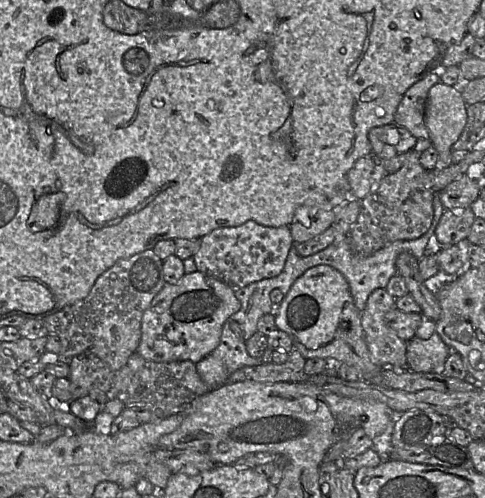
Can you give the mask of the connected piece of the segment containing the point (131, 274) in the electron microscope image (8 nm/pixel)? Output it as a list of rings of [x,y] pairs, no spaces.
[[[153,249],[118,260],[96,279],[85,298],[39,318],[48,333],[55,333],[60,338],[60,353],[58,356],[53,357],[62,357],[70,360],[72,357],[84,352],[92,353],[104,361],[114,372],[120,370],[129,357],[136,352],[141,339],[143,314],[165,282],[163,260],[156,255]]]

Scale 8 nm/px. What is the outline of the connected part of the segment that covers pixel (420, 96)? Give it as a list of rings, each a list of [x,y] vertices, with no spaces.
[[[439,72],[429,73],[413,84],[404,94],[397,111],[394,123],[406,128],[417,139],[429,139],[425,125],[425,104],[428,92],[440,81]]]

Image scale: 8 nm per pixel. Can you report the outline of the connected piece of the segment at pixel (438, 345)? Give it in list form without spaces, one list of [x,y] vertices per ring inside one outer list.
[[[437,332],[426,340],[415,336],[407,345],[406,369],[413,372],[443,372],[444,363],[452,352]]]

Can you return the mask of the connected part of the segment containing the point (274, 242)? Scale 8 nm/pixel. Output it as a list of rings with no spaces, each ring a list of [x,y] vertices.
[[[249,220],[238,226],[220,227],[204,235],[193,258],[197,270],[202,273],[218,278],[231,287],[243,287],[280,274],[293,243],[288,226],[264,226]]]

